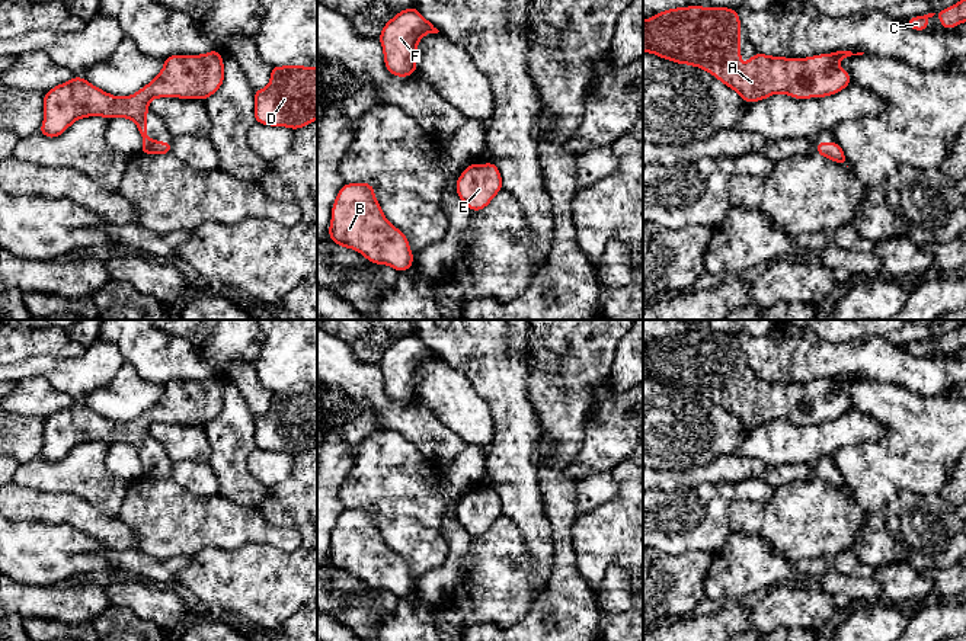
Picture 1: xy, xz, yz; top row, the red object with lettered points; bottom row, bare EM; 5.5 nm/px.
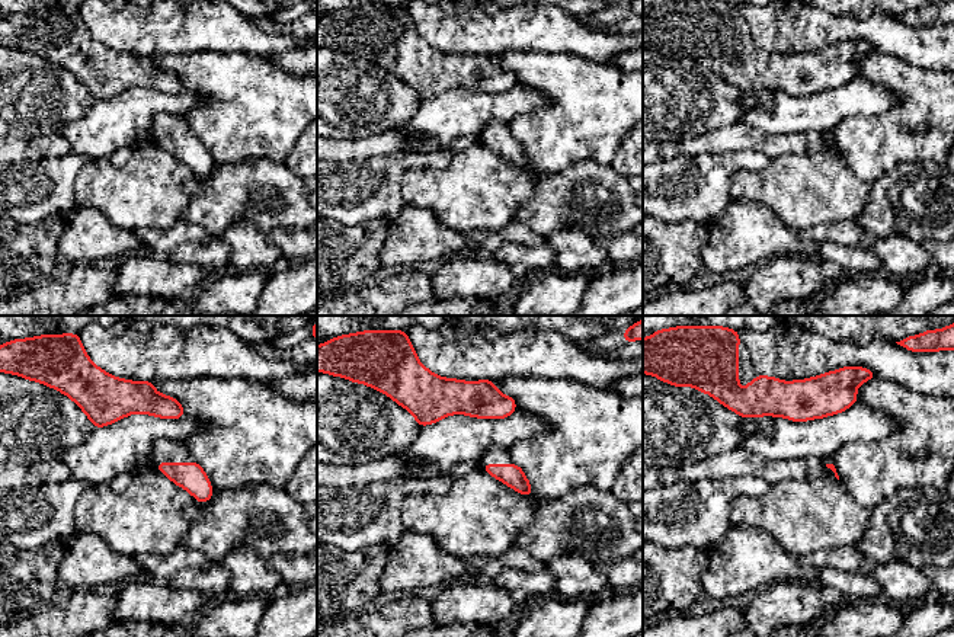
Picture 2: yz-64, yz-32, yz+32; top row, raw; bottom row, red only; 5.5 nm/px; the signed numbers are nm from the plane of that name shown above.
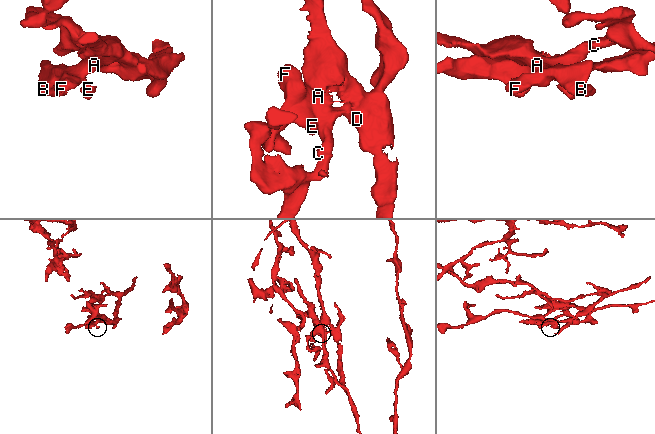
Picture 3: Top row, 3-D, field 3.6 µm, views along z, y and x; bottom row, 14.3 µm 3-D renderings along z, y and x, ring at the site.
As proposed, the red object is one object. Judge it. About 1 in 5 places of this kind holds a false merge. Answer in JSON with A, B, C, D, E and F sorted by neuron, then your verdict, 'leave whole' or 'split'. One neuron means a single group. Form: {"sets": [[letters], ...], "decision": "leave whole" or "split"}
{"sets": [["A", "B", "C", "D", "E", "F"]], "decision": "leave whole"}

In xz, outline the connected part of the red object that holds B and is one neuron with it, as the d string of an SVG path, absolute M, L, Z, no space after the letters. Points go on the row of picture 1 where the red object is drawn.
M370 183L342 186L332 208L329 235L371 263L390 265L399 272L413 263L406 235L384 218Z

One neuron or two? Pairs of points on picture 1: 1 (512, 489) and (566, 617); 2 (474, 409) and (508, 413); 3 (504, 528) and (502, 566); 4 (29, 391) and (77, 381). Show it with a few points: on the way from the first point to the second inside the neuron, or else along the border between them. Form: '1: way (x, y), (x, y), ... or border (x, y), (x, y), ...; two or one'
1: border (553, 544), (549, 585), (533, 606); two
2: border (472, 384), (491, 410), (493, 425), (492, 446); two
3: way (504, 537), (499, 557); one
4: border (18, 380), (44, 377), (70, 397); two

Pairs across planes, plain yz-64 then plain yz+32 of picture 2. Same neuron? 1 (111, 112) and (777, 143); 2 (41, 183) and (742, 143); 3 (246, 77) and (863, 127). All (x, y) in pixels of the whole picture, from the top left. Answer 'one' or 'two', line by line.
1: two
2: two
3: one

